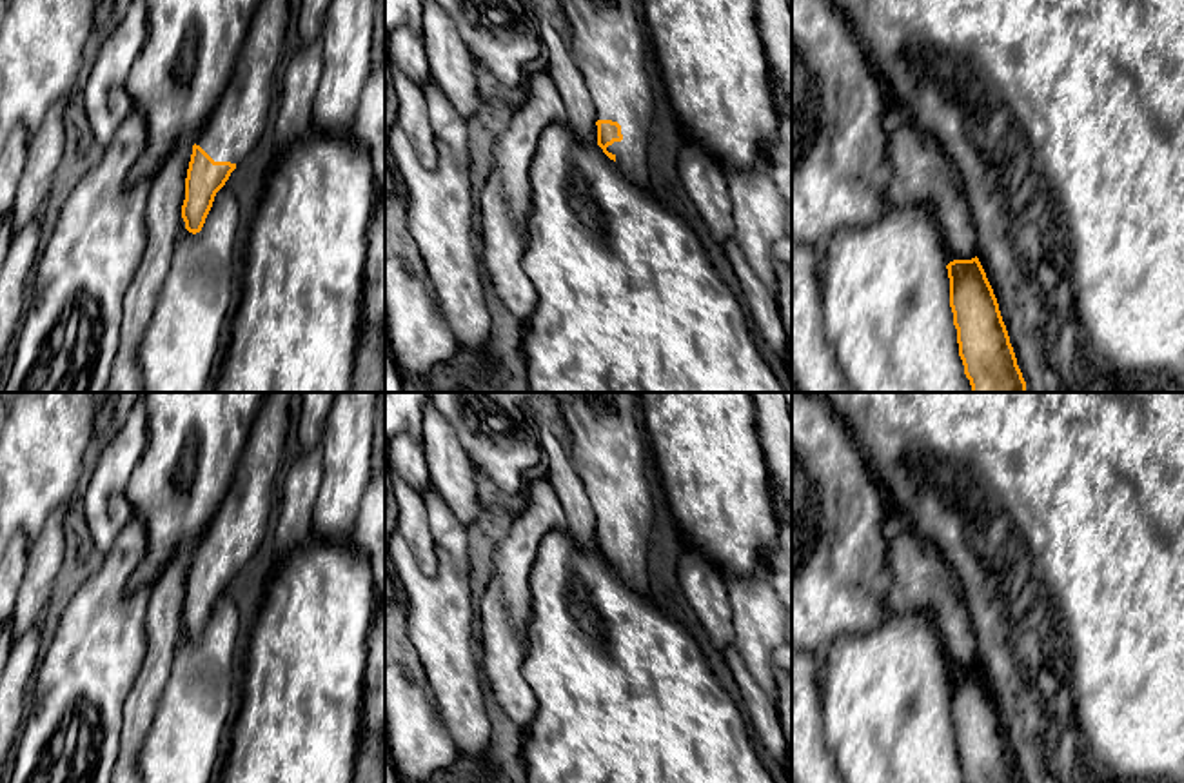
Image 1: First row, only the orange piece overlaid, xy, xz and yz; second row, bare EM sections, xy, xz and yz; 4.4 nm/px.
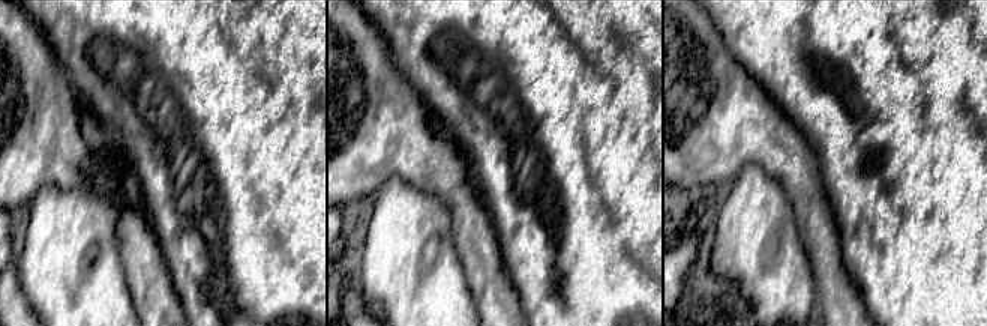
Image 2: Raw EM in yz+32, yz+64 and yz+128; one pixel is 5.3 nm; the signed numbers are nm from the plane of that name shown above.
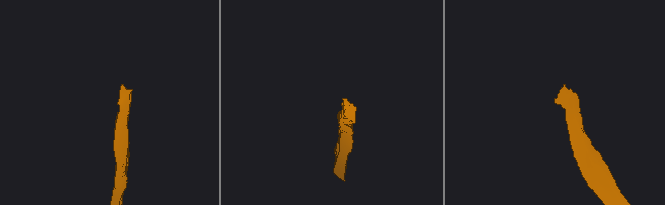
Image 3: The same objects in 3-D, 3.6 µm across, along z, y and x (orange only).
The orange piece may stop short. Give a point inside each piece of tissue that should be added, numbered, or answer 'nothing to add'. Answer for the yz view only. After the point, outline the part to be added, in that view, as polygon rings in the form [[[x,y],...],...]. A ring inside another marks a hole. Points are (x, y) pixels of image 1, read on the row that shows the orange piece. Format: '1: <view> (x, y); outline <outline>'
nothing to add

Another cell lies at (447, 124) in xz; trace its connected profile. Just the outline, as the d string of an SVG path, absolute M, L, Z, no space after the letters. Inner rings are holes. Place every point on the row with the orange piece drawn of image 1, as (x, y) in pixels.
M429 80L421 85L427 107L429 107L429 120L436 142L443 142L454 156L467 164L469 160L469 129L467 118L463 118L449 102L445 93Z

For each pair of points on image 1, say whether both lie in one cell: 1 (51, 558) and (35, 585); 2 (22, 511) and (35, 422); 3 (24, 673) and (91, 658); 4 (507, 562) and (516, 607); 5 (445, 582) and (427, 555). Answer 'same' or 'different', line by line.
1: same
2: same
3: different
4: same
5: different

